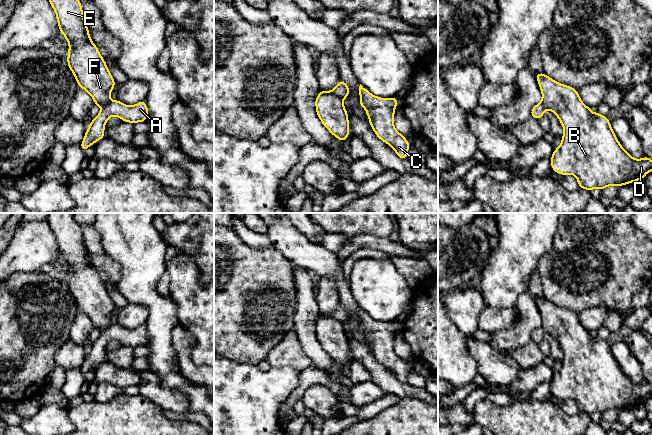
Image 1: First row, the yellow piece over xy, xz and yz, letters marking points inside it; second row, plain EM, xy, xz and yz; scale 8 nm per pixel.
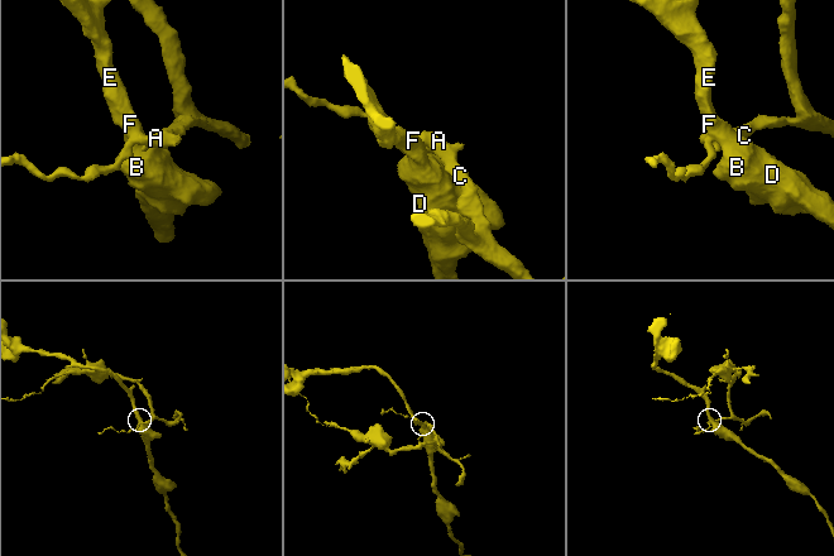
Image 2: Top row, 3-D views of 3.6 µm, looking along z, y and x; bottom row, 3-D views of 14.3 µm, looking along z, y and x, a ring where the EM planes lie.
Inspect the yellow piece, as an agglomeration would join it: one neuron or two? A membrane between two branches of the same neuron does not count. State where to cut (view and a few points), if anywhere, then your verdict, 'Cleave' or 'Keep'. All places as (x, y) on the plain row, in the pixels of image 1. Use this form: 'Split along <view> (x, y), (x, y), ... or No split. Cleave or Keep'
Split along xz (329, 315), (343, 323). Cleave

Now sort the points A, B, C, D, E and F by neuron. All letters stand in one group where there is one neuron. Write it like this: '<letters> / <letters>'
A C / B D E F

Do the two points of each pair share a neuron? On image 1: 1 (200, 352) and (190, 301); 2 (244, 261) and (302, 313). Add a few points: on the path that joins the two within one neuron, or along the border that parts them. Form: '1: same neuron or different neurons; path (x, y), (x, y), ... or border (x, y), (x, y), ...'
1: same neuron; path (200, 339), (200, 314)
2: different neurons; border (295, 283), (293, 328)

